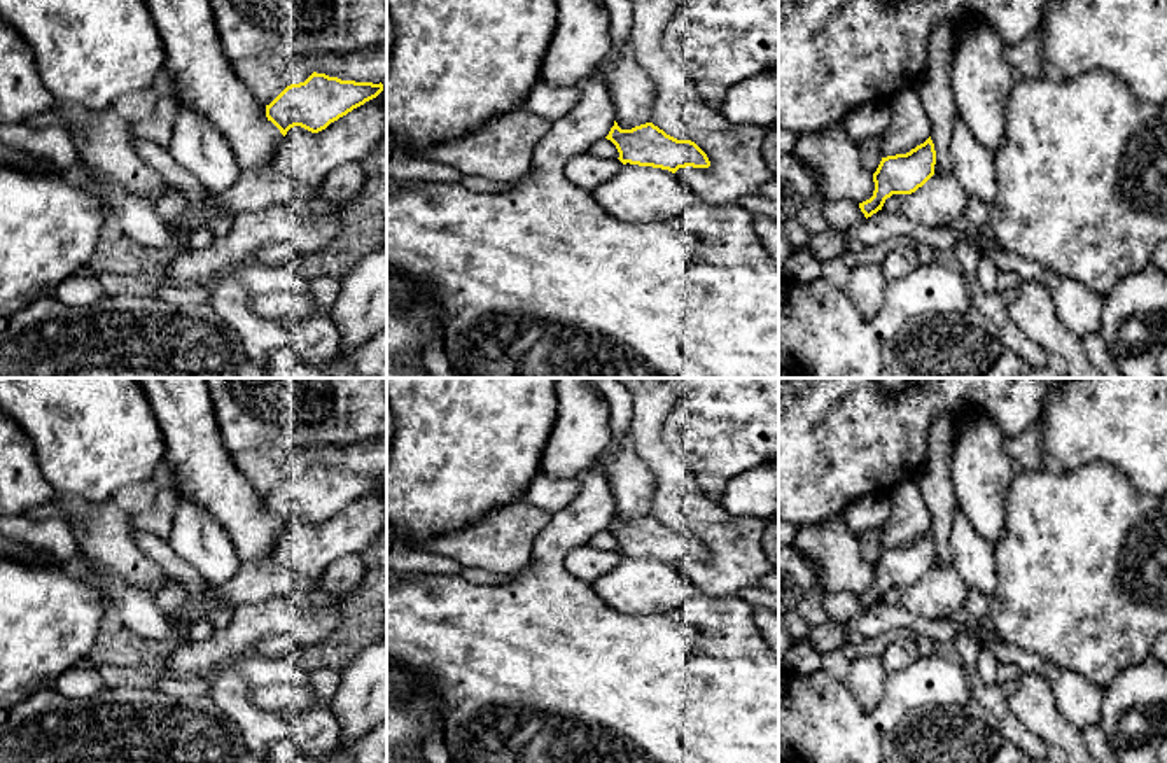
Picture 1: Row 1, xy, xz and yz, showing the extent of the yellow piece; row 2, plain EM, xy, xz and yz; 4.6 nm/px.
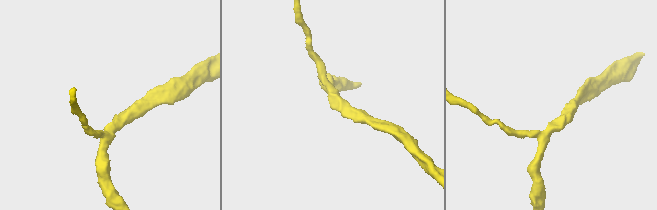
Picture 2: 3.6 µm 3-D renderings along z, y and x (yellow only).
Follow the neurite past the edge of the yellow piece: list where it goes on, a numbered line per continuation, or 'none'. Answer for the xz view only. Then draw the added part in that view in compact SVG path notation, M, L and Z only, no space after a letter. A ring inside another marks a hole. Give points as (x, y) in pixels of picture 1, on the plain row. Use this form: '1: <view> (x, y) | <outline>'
none

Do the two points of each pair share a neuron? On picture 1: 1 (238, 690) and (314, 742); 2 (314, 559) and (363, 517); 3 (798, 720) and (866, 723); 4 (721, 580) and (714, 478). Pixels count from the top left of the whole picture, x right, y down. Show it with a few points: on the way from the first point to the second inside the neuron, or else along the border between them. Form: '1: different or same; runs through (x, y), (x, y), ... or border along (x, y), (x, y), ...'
1: same; runs through (249, 711), (263, 725), (293, 725)
2: same; runs through (326, 546), (350, 529)
3: same; runs through (816, 723), (849, 723)
4: different; border along (690, 469), (697, 485), (716, 503)

